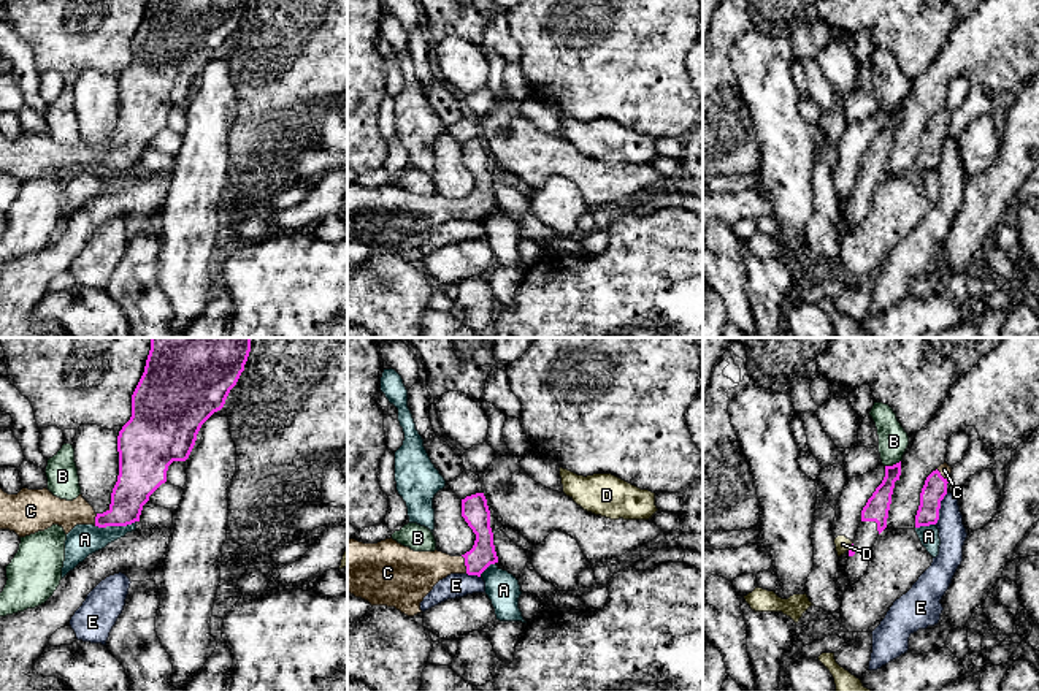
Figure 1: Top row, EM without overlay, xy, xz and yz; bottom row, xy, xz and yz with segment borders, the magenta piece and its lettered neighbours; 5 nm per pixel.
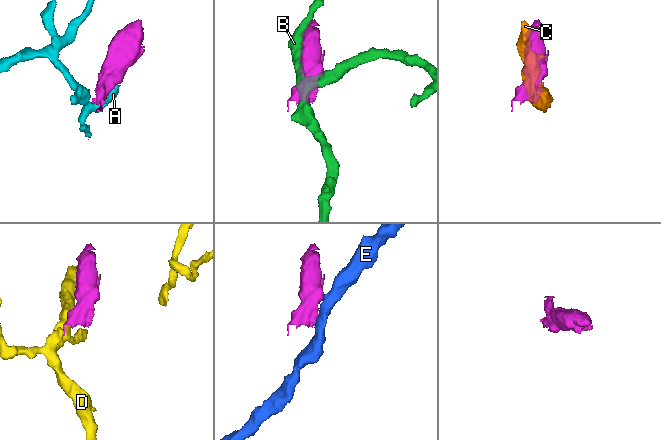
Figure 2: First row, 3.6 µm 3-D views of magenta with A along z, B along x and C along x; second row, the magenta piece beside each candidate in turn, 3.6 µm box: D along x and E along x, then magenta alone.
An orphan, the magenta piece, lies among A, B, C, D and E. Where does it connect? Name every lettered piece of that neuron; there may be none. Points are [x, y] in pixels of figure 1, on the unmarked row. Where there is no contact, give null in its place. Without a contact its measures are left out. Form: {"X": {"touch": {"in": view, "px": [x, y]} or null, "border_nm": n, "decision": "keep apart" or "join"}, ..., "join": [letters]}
{"A": {"touch": {"in": "xy", "px": [115, 170]}, "border_nm": 220, "decision": "keep apart"}, "B": {"touch": {"in": "yz", "px": [893, 110]}, "border_nm": 90, "decision": "keep apart"}, "C": {"touch": {"in": "xz", "px": [465, 209]}, "border_nm": 100, "decision": "join"}, "D": {"touch": {"in": "yz", "px": [851, 192]}, "border_nm": 50, "decision": "keep apart"}, "E": {"touch": {"in": "yz", "px": [939, 152]}, "border_nm": 170, "decision": "keep apart"}, "join": ["C"]}

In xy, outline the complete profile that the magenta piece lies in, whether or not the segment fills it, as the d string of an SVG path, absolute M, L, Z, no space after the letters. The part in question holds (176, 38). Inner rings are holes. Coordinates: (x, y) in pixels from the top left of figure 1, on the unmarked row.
M148 0L144 17L132 40L132 62L130 65L122 71L117 81L117 97L119 97L119 120L117 127L113 133L111 138L111 149L103 158L97 158L94 152L79 139L73 146L60 144L54 141L48 133L43 135L29 135L22 133L17 139L8 139L0 133L0 174L10 174L14 176L19 182L25 182L30 179L35 179L38 176L44 176L51 173L52 170L59 170L63 173L65 179L68 179L76 170L94 170L98 173L106 173L106 171L127 171L135 166L140 166L140 160L143 155L143 151L149 146L149 141L162 130L167 127L167 116L168 111L173 106L186 106L195 90L197 79L201 73L201 70L217 55L220 55L225 49L225 44L230 38L230 35L236 30L241 17L244 16L244 10L247 6L249 0Z

